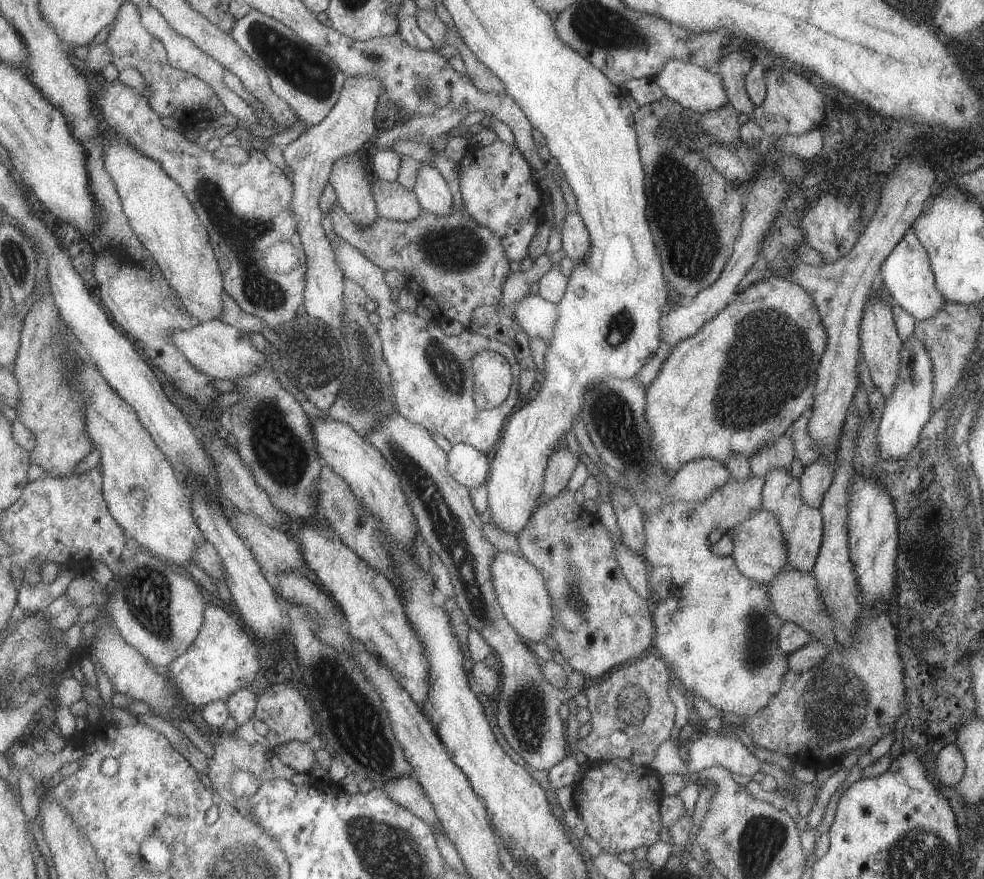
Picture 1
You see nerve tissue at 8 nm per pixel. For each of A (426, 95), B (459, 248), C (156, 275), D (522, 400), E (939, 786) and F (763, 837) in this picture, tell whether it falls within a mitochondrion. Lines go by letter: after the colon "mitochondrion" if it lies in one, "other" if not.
A: mitochondrion
B: mitochondrion
C: other
D: other
E: other
F: mitochondrion

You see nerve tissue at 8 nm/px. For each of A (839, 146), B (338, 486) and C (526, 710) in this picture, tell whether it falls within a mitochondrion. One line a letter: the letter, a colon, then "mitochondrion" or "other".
A: mitochondrion
B: other
C: mitochondrion

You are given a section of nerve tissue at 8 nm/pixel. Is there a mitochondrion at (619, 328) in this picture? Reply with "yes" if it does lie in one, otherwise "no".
yes

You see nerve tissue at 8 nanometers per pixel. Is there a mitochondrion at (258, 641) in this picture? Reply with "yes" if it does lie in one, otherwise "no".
no

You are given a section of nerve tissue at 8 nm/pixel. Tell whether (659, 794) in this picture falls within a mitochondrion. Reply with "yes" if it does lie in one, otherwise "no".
no

